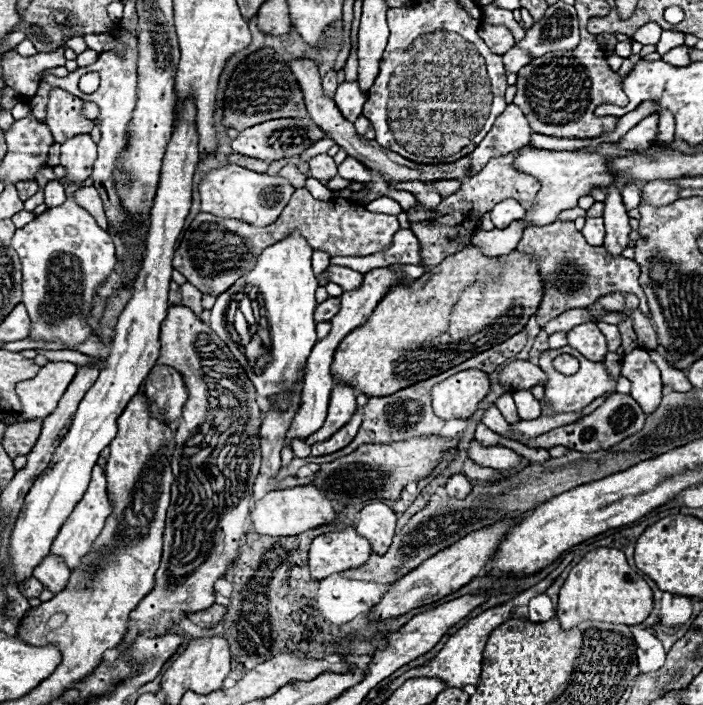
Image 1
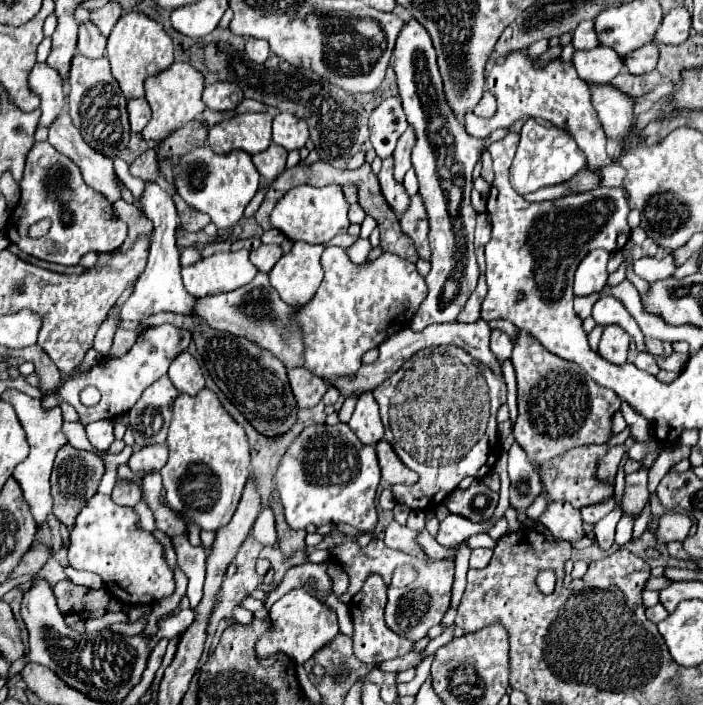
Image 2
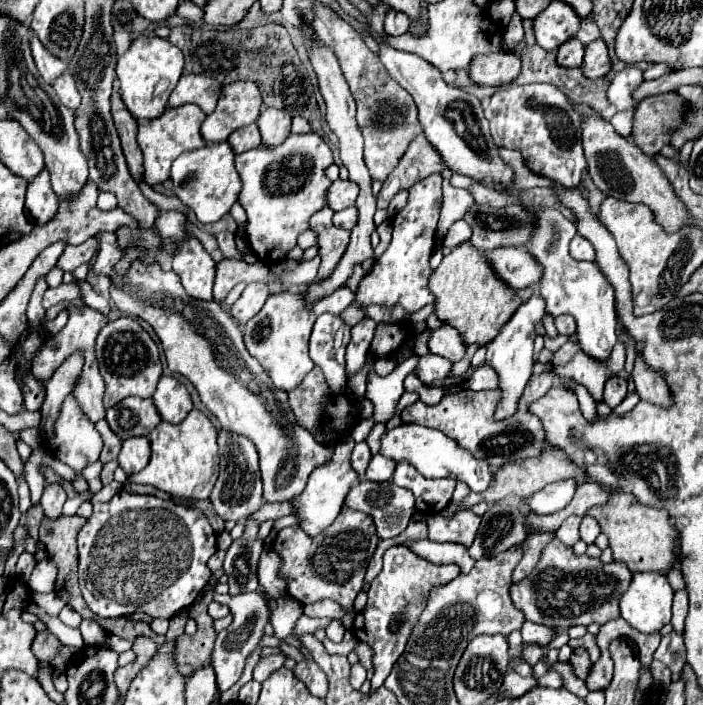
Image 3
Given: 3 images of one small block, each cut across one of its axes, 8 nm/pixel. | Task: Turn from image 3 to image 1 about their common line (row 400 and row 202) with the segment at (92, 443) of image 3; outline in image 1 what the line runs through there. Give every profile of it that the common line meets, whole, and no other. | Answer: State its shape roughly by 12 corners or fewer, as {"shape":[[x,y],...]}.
{"shape":[[90,134],[66,140],[66,202],[16,230],[30,336],[90,338],[112,236],[74,200]]}

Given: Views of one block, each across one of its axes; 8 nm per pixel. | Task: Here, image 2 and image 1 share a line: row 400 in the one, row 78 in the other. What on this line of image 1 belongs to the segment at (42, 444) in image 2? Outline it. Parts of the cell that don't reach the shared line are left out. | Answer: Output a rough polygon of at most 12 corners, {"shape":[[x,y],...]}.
{"shape":[[64,48],[50,54],[2,58],[6,86],[30,100],[42,72],[66,62]]}

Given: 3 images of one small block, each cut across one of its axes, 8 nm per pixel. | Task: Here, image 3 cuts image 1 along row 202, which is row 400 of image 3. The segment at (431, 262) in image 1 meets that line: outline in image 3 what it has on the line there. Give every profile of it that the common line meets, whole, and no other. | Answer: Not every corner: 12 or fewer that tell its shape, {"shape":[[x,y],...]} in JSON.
{"shape":[[554,372],[532,376],[518,412],[494,420],[498,390],[418,400],[404,424],[440,428],[496,472],[546,444],[528,406]]}

